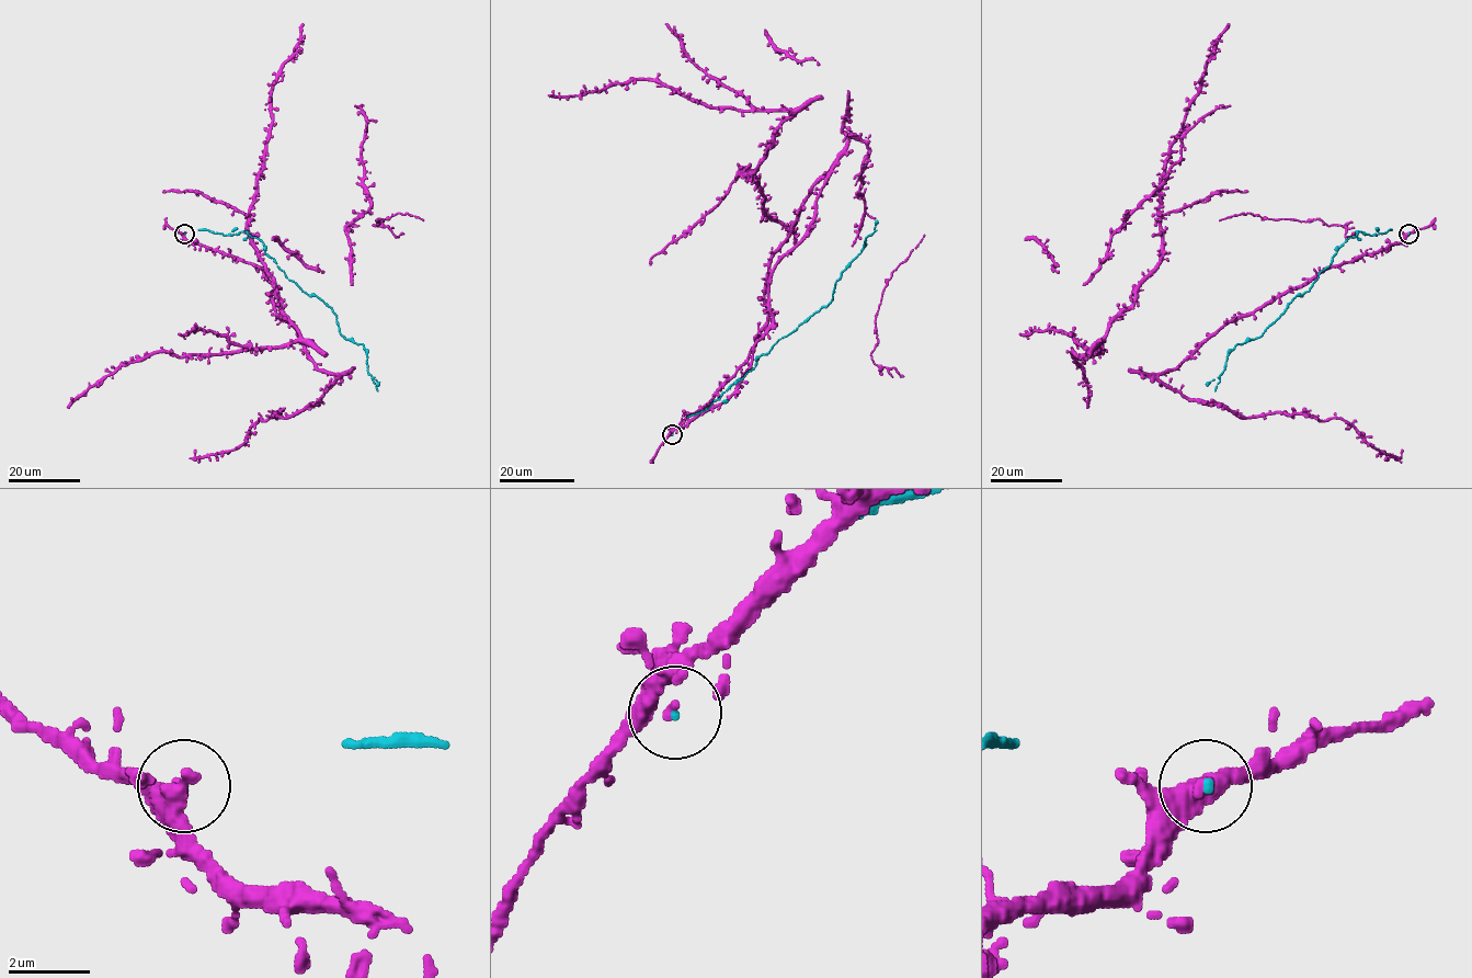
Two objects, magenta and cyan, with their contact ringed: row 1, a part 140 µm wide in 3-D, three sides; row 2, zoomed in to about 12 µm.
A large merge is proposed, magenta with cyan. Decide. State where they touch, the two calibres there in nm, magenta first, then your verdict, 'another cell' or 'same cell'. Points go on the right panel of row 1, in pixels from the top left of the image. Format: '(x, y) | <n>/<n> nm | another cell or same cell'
(1408, 234) | 240/130 nm | same cell

